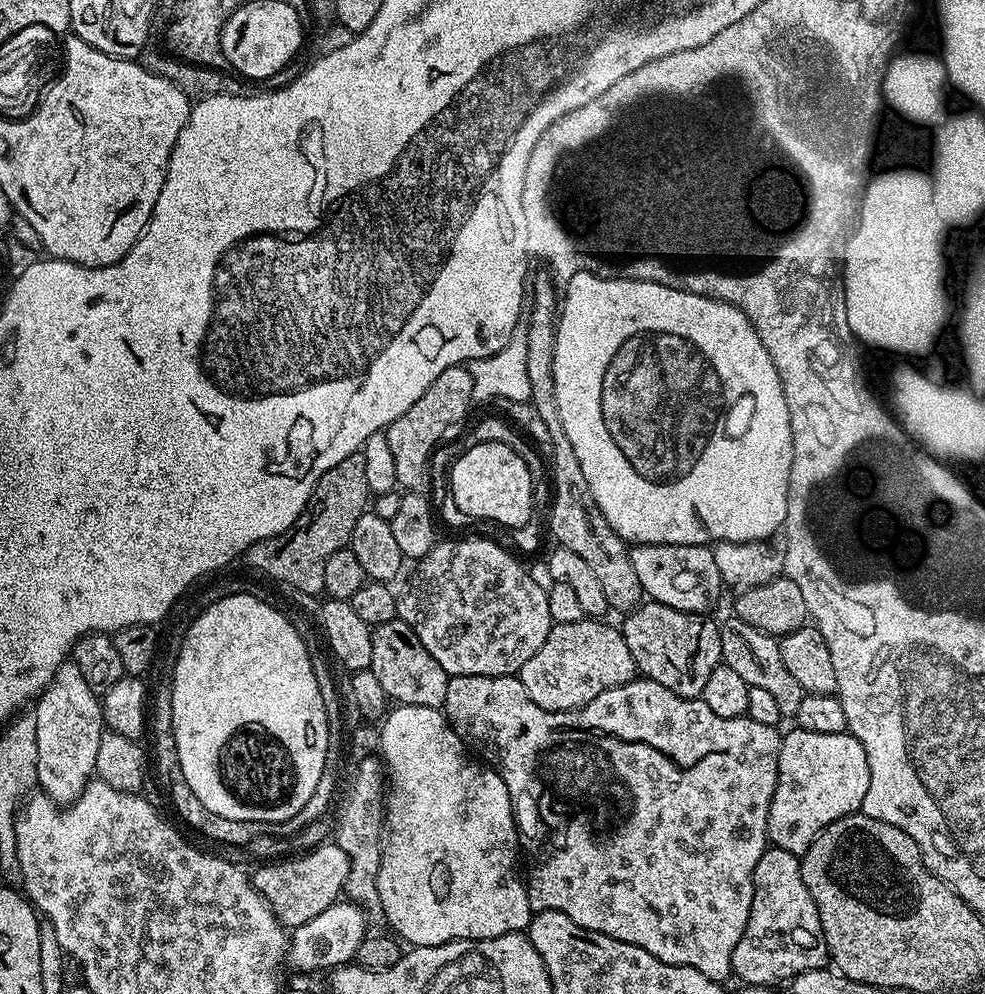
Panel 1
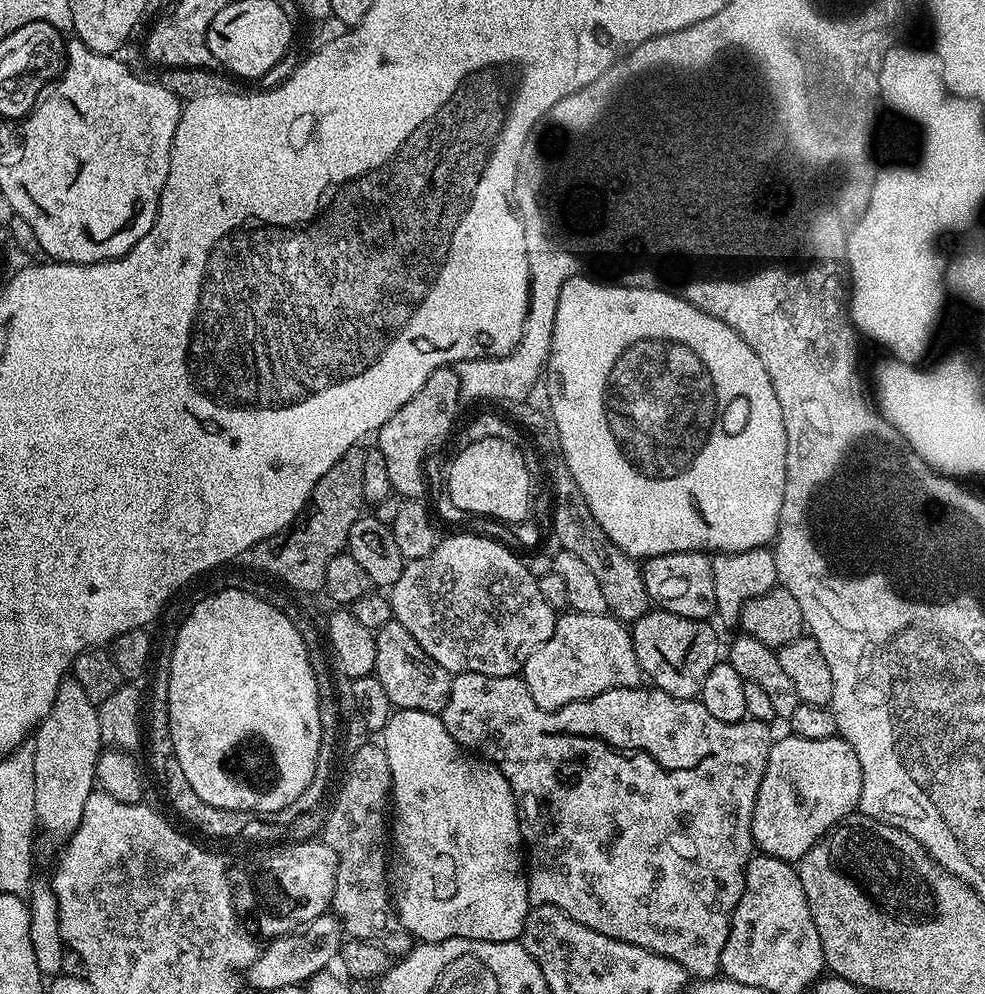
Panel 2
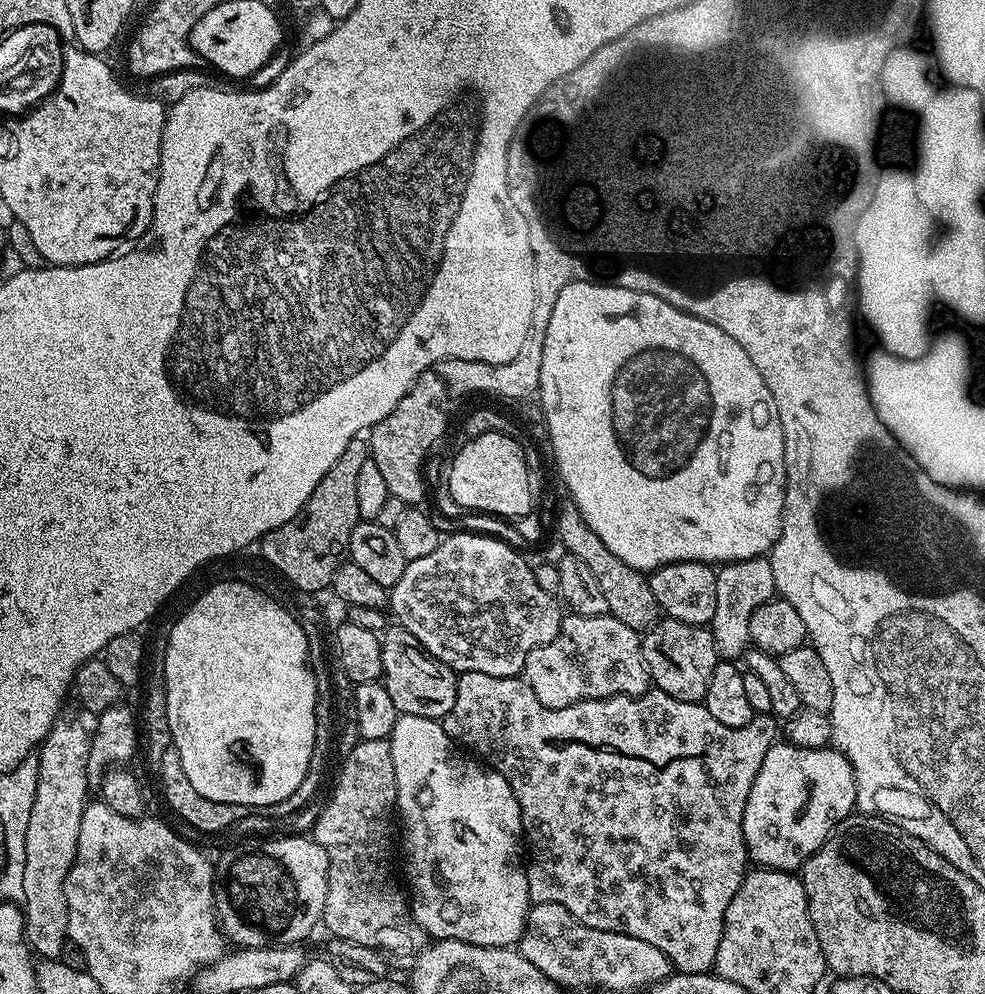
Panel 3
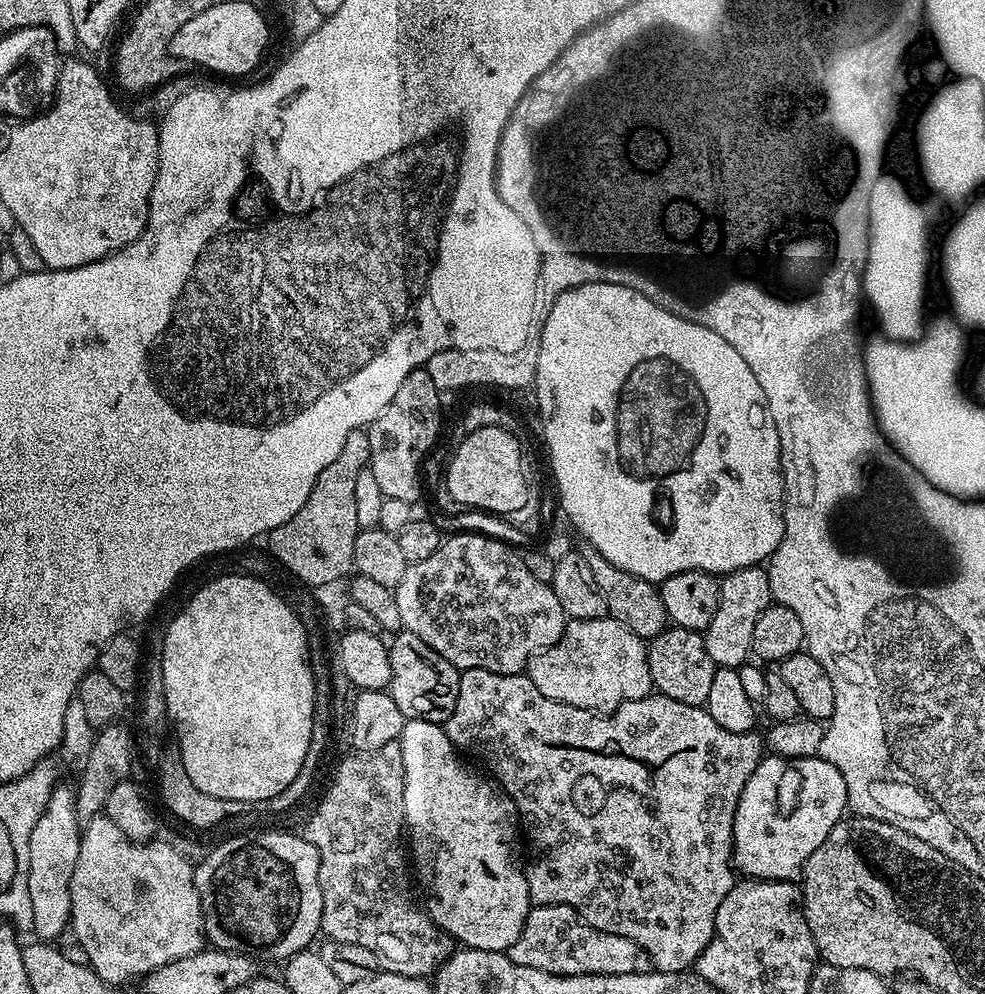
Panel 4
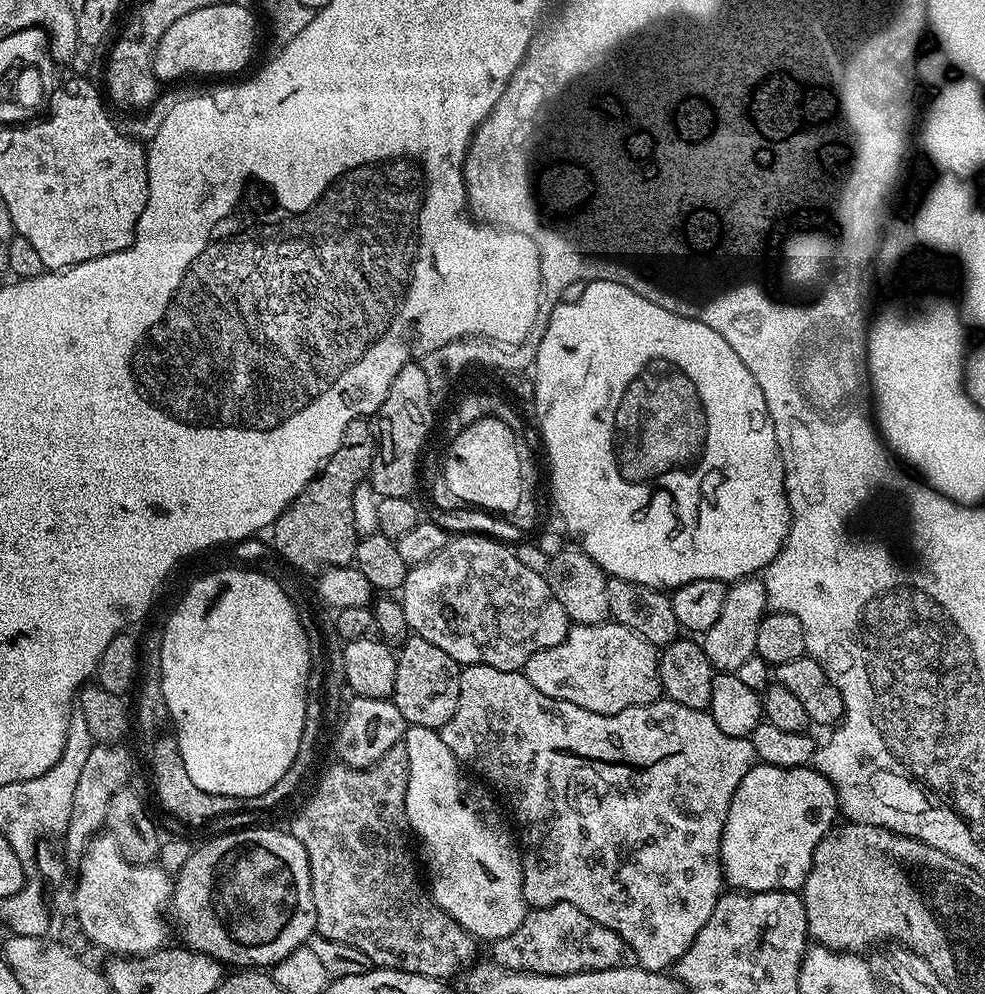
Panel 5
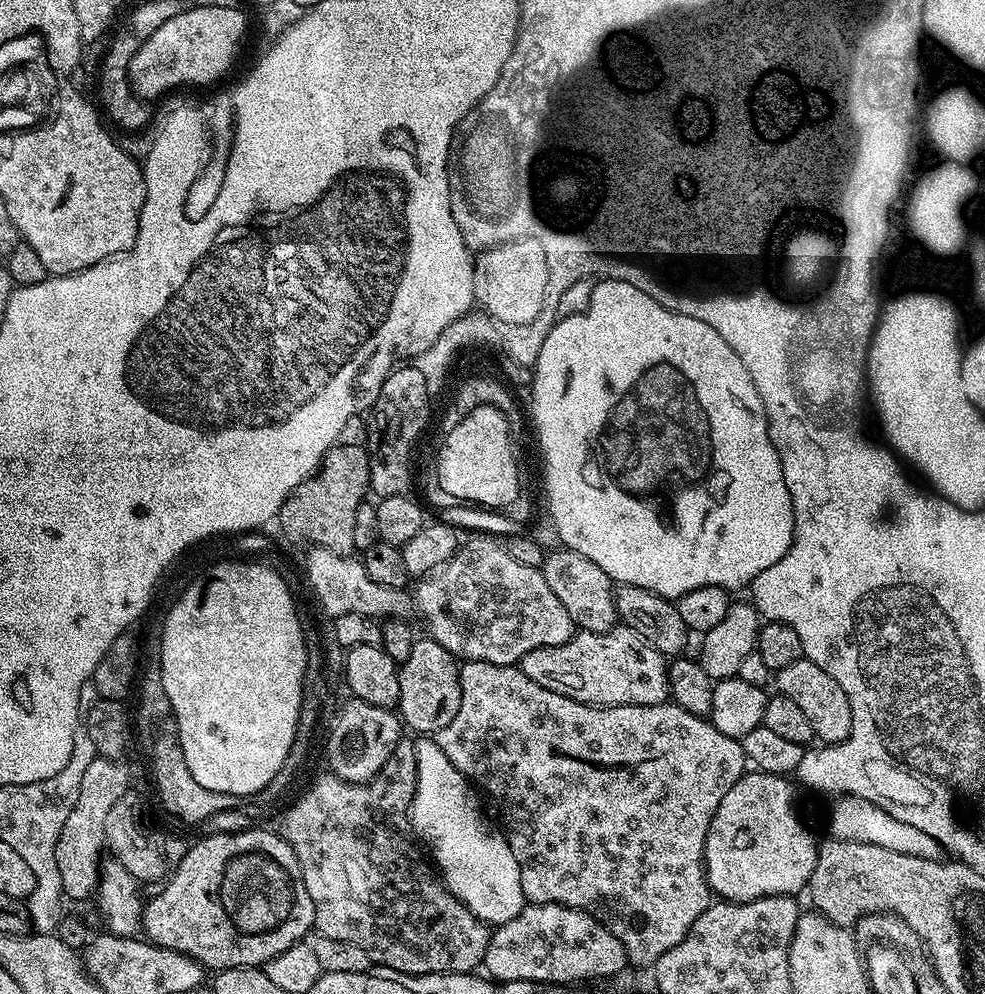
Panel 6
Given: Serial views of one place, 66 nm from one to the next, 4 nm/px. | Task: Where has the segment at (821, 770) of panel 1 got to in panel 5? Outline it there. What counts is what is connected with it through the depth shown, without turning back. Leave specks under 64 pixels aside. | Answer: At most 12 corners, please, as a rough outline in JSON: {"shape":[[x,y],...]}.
{"shape":[[753,763],[720,865],[741,892],[800,892],[837,823],[811,766]]}

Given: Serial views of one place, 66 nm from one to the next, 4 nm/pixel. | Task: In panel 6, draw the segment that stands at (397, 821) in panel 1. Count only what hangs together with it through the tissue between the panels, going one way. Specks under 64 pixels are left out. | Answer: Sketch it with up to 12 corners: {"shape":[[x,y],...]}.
{"shape":[[417,739],[411,831],[483,924],[526,901],[507,836],[435,739]]}

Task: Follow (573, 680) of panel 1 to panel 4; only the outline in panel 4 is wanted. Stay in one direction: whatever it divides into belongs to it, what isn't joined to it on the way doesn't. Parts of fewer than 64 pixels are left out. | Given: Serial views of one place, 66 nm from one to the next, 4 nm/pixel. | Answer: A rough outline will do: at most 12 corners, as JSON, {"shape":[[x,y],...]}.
{"shape":[[569,619],[526,674],[607,714],[653,695],[648,645],[617,620]]}

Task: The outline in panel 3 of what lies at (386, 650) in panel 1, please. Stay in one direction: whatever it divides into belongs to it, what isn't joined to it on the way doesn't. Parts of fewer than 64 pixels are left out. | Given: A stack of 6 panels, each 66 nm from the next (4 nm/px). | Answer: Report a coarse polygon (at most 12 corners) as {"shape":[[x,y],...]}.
{"shape":[[393,623],[382,683],[397,713],[443,721],[458,673]]}

